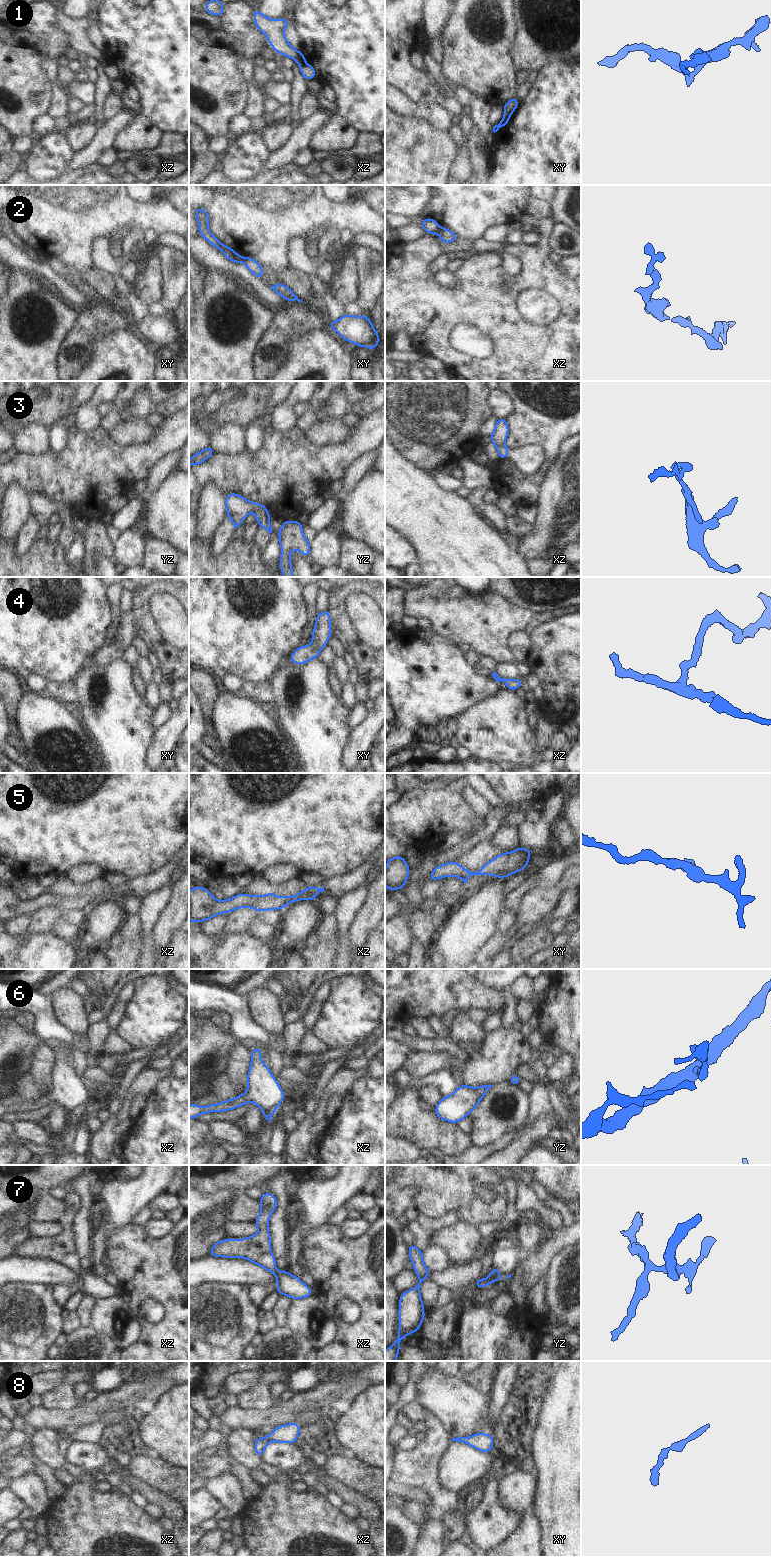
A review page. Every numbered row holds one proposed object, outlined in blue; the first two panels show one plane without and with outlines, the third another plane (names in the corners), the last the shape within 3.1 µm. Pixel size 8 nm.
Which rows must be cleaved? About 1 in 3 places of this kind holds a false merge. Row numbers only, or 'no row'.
1, 2

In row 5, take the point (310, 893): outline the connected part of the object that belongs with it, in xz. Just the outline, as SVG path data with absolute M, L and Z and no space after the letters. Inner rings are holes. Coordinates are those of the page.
M194 886L189 892L189 921L203 922L219 914L230 913L236 909L249 907L259 913L267 910L279 910L287 904L303 899L313 901L324 888L308 887L295 896L276 896L269 892L262 896L239 893L231 899L217 900L205 887Z

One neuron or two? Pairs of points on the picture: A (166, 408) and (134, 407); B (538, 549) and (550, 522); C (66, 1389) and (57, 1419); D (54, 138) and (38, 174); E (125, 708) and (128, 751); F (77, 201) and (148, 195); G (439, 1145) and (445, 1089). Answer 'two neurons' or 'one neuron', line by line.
A: one neuron
B: one neuron
C: two neurons
D: one neuron
E: one neuron
F: two neurons
G: two neurons

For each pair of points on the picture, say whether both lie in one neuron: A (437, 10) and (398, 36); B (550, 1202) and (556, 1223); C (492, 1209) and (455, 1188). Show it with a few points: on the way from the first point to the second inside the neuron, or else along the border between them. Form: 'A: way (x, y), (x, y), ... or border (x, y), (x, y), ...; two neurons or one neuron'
A: border (425, 10), (424, 26), (421, 29); two neurons
B: border (535, 1194), (548, 1208), (560, 1214), (564, 1225); two neurons
C: border (474, 1195), (455, 1211); two neurons

